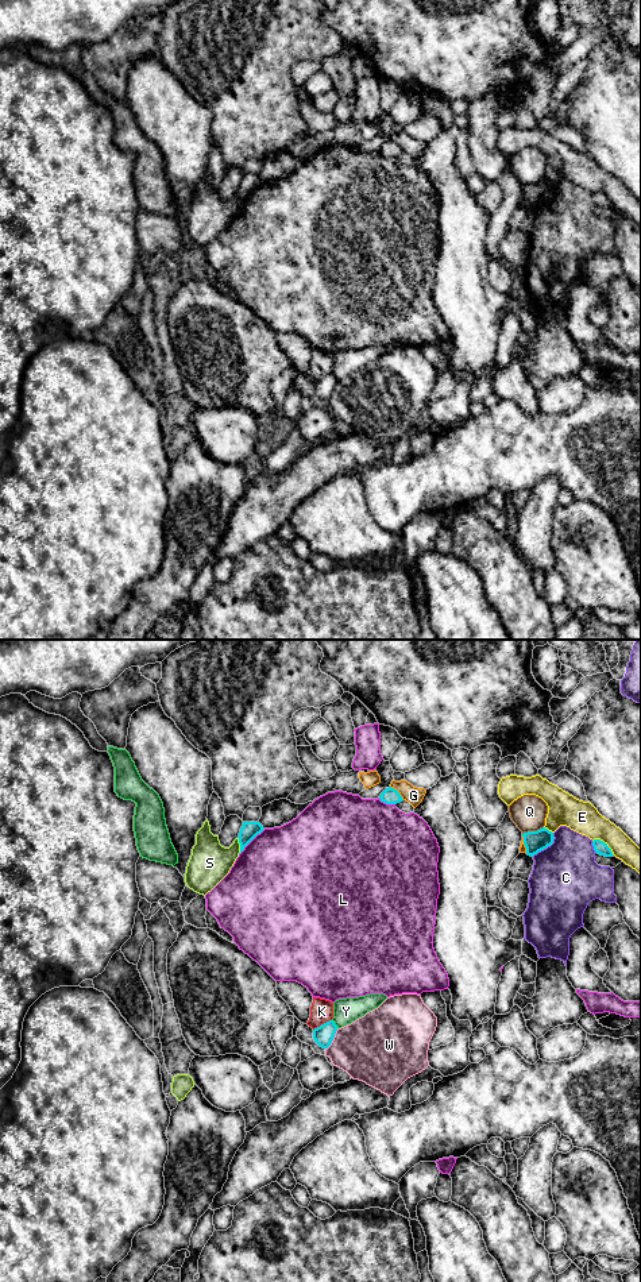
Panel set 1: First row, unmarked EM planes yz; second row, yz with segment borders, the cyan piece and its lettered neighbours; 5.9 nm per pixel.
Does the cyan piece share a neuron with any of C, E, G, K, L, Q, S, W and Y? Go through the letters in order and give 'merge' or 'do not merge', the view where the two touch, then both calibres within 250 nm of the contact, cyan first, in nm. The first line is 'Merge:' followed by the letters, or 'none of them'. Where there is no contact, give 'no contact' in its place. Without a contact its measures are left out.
Merge: none of them
C: do not merge | yz | 130/400 nm
E: do not merge | yz | 80/190 nm
G: do not merge | yz | 100/100 nm
K: do not merge | yz | 120/140 nm
L: do not merge | yz | 100/500 nm
Q: do not merge | yz | 130/200 nm
S: do not merge | yz | 100/240 nm
W: do not merge | yz | 120/400 nm
Y: do not merge | yz | 120/150 nm

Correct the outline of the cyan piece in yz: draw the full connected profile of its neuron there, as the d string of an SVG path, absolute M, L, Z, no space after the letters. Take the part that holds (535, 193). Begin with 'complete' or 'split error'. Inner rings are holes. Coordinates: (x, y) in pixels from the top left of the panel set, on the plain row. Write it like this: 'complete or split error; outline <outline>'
complete; outline M542 179L537 184L528 184L522 186L526 206L533 209L538 204L547 201L553 196L553 185Z

